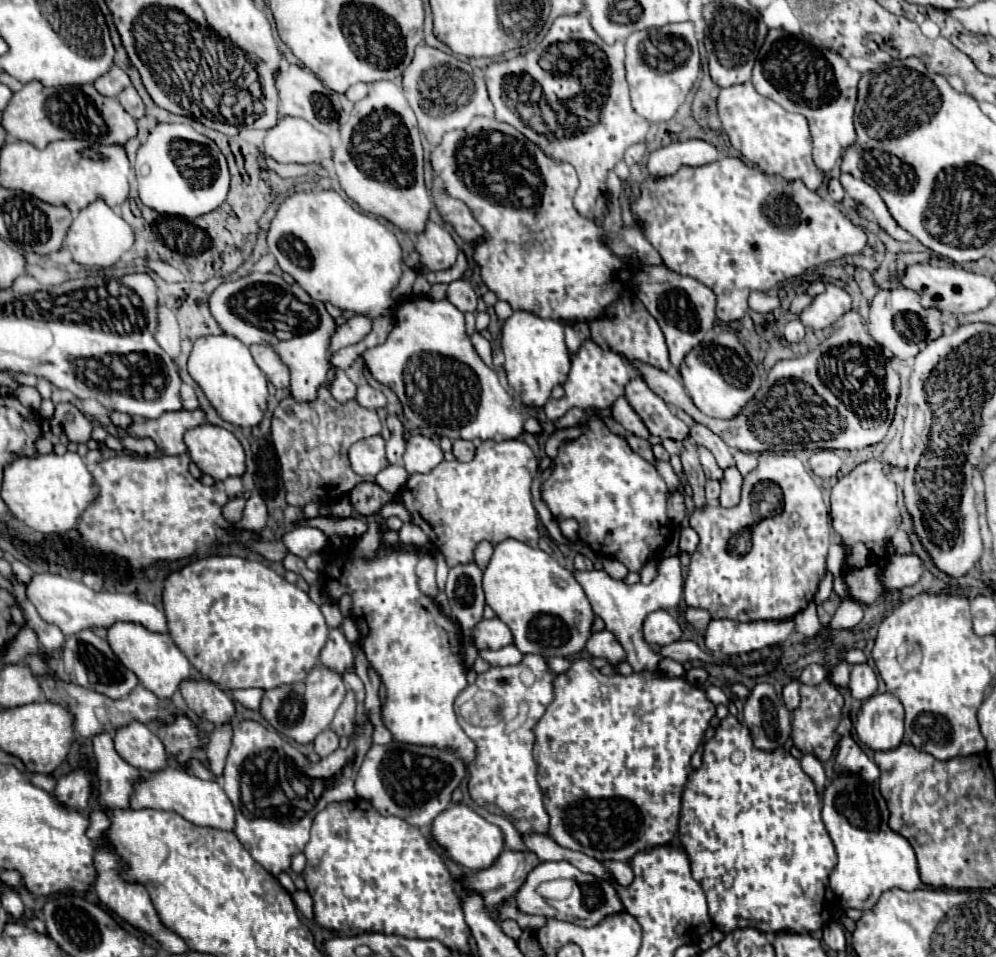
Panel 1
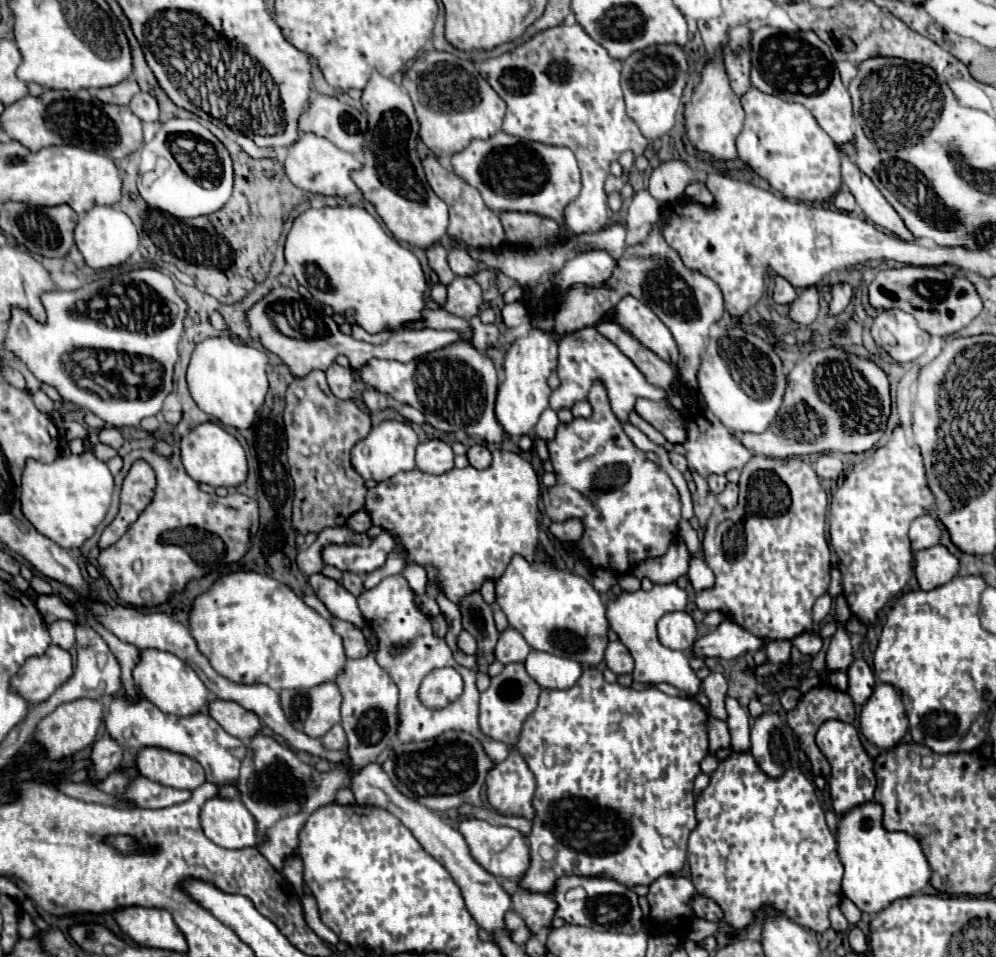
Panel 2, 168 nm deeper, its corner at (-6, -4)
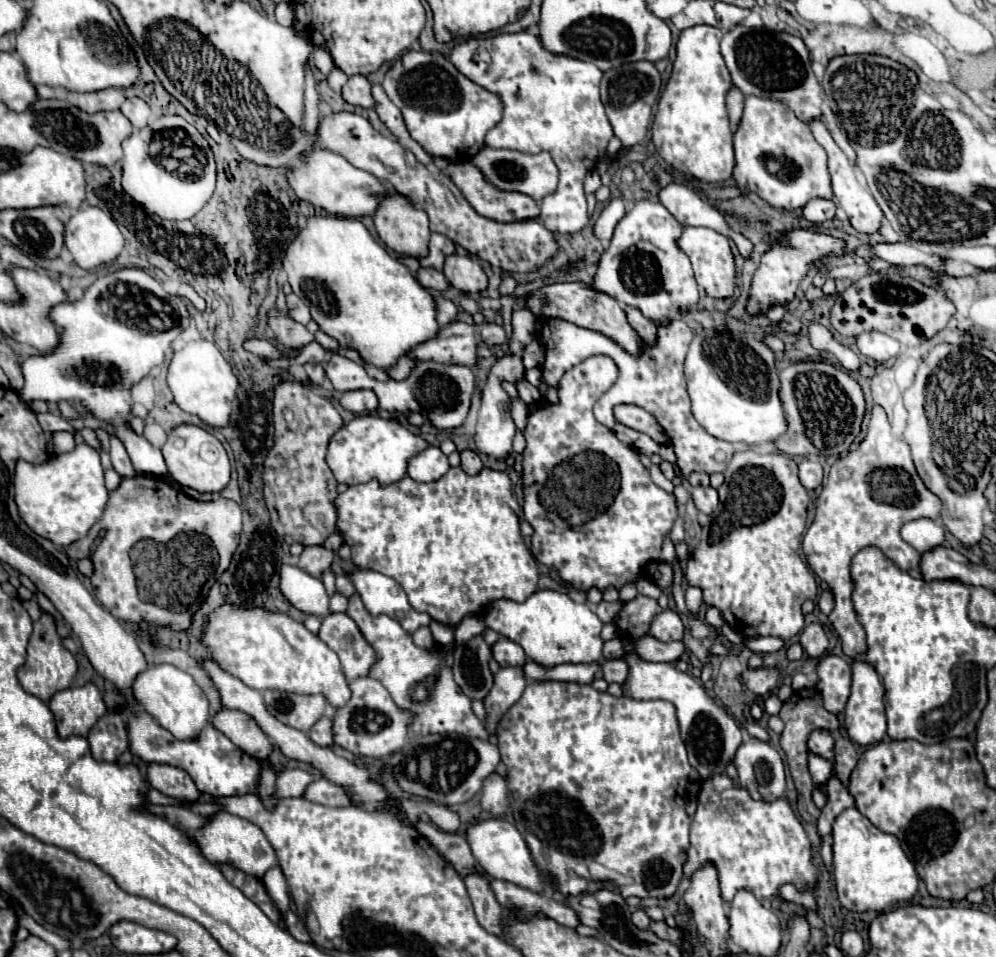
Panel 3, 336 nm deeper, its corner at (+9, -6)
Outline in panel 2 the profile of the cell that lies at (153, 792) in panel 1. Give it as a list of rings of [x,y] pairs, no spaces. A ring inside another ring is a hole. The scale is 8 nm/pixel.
[[[214,796],[204,802],[200,810],[200,824],[204,834],[222,848],[256,846],[262,838],[256,834],[252,814],[238,798]]]

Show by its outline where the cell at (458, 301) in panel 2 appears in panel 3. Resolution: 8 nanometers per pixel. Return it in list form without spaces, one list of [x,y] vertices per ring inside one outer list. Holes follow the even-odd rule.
[[[419,268],[417,272],[417,280],[423,288],[429,288],[429,290],[437,290],[437,292],[443,292],[449,284],[443,276],[443,272],[435,270],[435,268]]]

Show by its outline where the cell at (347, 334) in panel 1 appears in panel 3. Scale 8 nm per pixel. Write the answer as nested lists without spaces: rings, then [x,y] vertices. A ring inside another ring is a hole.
[[[402,356],[397,361],[397,364],[395,366],[392,366],[387,370],[387,373],[392,379],[402,381],[405,380],[411,370],[415,367],[416,360],[413,360],[407,356]]]

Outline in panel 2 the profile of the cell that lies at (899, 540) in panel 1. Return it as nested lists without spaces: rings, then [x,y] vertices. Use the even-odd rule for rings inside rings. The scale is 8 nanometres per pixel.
[[[920,516],[912,522],[910,526],[910,542],[912,542],[912,552],[936,546],[940,540],[940,528],[934,518],[930,516]]]

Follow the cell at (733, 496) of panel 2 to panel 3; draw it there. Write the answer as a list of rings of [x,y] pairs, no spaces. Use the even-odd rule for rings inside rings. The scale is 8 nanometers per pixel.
[[[689,486],[689,492],[691,492],[691,498],[693,498],[695,506],[703,514],[711,514],[717,508],[717,504],[719,504],[717,490],[713,490],[711,486],[707,486],[707,488],[693,488],[693,486]]]

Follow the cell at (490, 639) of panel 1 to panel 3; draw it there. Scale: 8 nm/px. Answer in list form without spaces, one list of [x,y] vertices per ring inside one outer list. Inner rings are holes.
[[[499,638],[491,650],[493,650],[493,658],[501,666],[523,666],[527,662],[525,650],[519,644],[511,642],[509,638]]]

